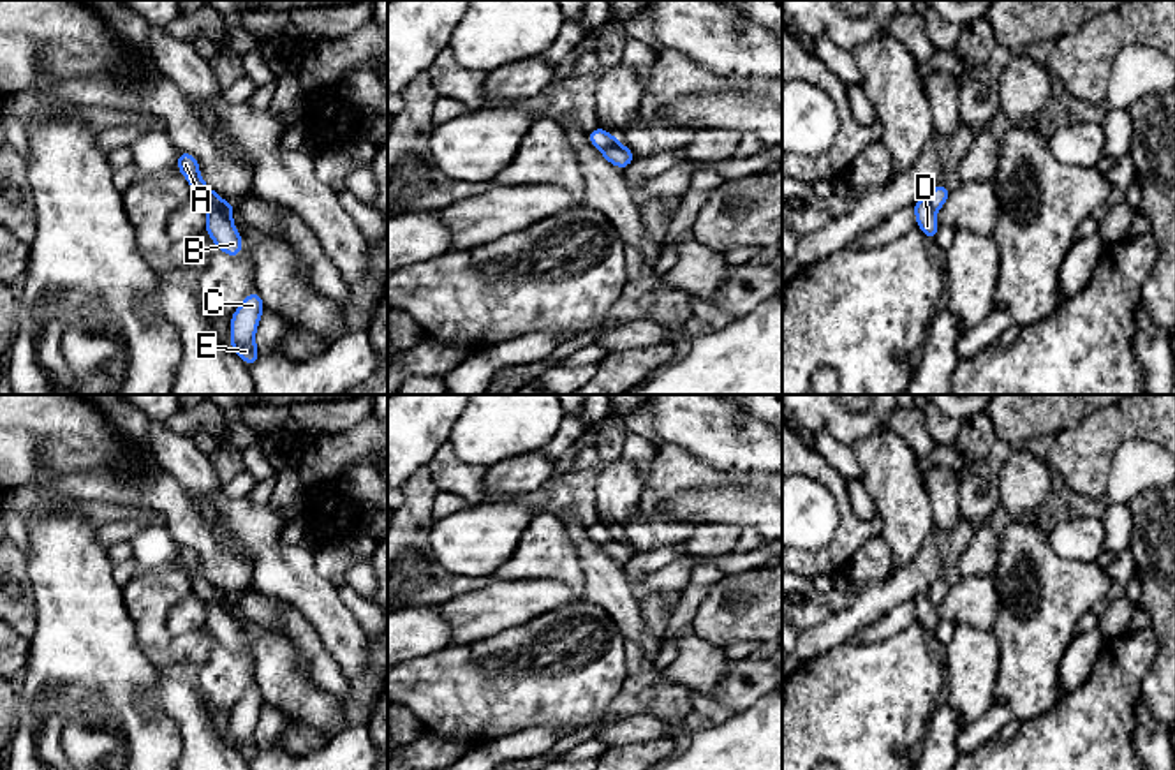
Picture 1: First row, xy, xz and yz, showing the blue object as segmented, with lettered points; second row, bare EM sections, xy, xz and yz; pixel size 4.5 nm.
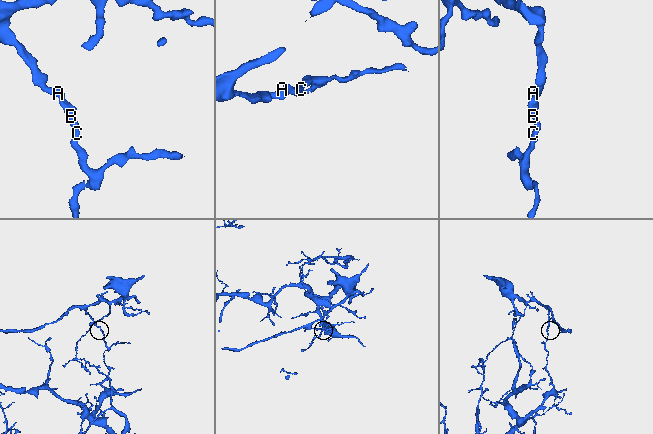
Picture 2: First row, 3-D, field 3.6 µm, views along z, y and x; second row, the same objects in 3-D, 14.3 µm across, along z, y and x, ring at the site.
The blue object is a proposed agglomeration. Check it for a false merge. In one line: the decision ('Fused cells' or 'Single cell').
Fused cells

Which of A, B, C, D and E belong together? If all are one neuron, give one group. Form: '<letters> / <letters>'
A / B C D E

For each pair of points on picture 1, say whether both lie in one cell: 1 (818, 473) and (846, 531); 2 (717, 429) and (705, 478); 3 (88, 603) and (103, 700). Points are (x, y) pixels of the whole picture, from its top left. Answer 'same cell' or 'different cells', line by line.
1: same cell
2: different cells
3: same cell

